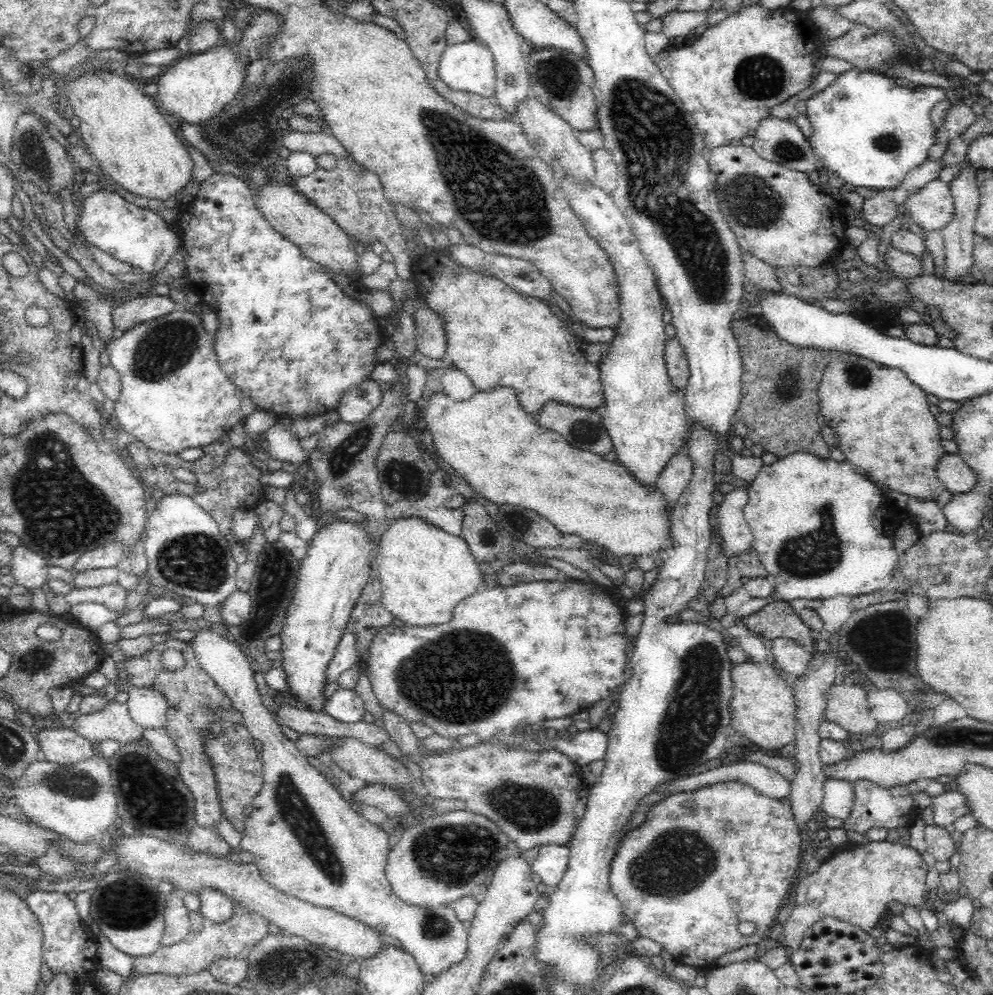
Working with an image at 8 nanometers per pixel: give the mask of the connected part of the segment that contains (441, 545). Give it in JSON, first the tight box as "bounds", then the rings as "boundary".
{"bounds":[375,518,486,628],"boundary":[[[401,518],[390,524],[379,540],[375,565],[381,583],[381,604],[394,618],[405,622],[406,626],[422,628],[427,625],[447,624],[462,600],[486,588],[484,571],[476,563],[463,537],[452,536],[426,523],[422,518]]]}

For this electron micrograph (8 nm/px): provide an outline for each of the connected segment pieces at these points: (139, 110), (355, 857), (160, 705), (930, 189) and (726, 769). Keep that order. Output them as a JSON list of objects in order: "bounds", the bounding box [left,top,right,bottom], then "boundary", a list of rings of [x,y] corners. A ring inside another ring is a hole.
[{"bounds":[65,71,194,203],"boundary":[[[114,71],[86,74],[66,84],[66,96],[68,102],[65,105],[72,104],[73,114],[80,118],[78,133],[81,145],[98,160],[105,173],[121,188],[142,196],[151,203],[154,200],[164,202],[173,198],[192,180],[194,163],[184,142],[176,138],[175,130],[168,126],[168,122],[156,110],[152,98],[144,96],[140,90],[134,90],[134,84],[124,78],[124,75],[118,76]]]},{"bounds":[190,622,468,979],"boundary":[[[205,622],[194,631],[190,645],[200,666],[230,698],[232,708],[242,715],[243,724],[263,746],[261,752],[263,785],[258,796],[255,796],[252,801],[253,811],[246,817],[238,847],[240,850],[254,854],[254,863],[260,869],[262,878],[294,898],[335,910],[378,930],[379,933],[400,940],[404,950],[414,957],[422,974],[428,979],[440,976],[449,968],[460,964],[468,952],[467,928],[459,925],[460,921],[454,915],[454,909],[451,905],[420,909],[418,906],[406,904],[394,894],[385,875],[386,856],[391,851],[388,834],[384,834],[376,825],[369,824],[350,806],[349,802],[342,800],[335,789],[335,784],[328,782],[316,767],[310,765],[306,756],[296,747],[296,743],[288,740],[280,731],[280,725],[274,719],[274,714],[260,699],[261,695],[254,679],[254,669],[246,659],[244,654],[246,652],[229,636],[222,636],[209,628]]]},{"bounds":[127,688,167,728],"boundary":[[[127,688],[130,716],[142,728],[165,728],[167,721],[166,697],[148,688]]]},{"bounds":[904,179,956,233],"boundary":[[[939,179],[931,180],[926,186],[909,194],[904,207],[905,213],[910,213],[910,219],[925,233],[941,231],[954,220],[956,214],[949,184]]]},{"bounds":[656,762,791,799],"boundary":[[[754,762],[734,763],[731,765],[720,765],[717,768],[702,772],[689,777],[681,777],[675,780],[664,782],[656,788],[656,791],[688,792],[726,780],[739,780],[749,784],[756,790],[773,799],[782,799],[791,796],[791,782],[784,778],[779,772],[766,768]]]}]

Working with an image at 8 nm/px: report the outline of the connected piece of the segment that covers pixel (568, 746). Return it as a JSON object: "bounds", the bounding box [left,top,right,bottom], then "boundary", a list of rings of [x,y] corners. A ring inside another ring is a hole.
{"bounds":[547,729,608,767],"boundary":[[[590,729],[580,731],[572,738],[560,733],[548,742],[547,748],[559,750],[581,767],[595,760],[604,760],[608,741],[606,732],[600,731],[600,729]]]}

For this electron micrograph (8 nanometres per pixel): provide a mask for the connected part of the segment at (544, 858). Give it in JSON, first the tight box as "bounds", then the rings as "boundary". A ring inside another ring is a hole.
{"bounds":[531,844,568,890],"boundary":[[[549,844],[539,848],[538,855],[531,861],[531,869],[540,876],[541,882],[552,890],[562,880],[568,863],[567,845]]]}

